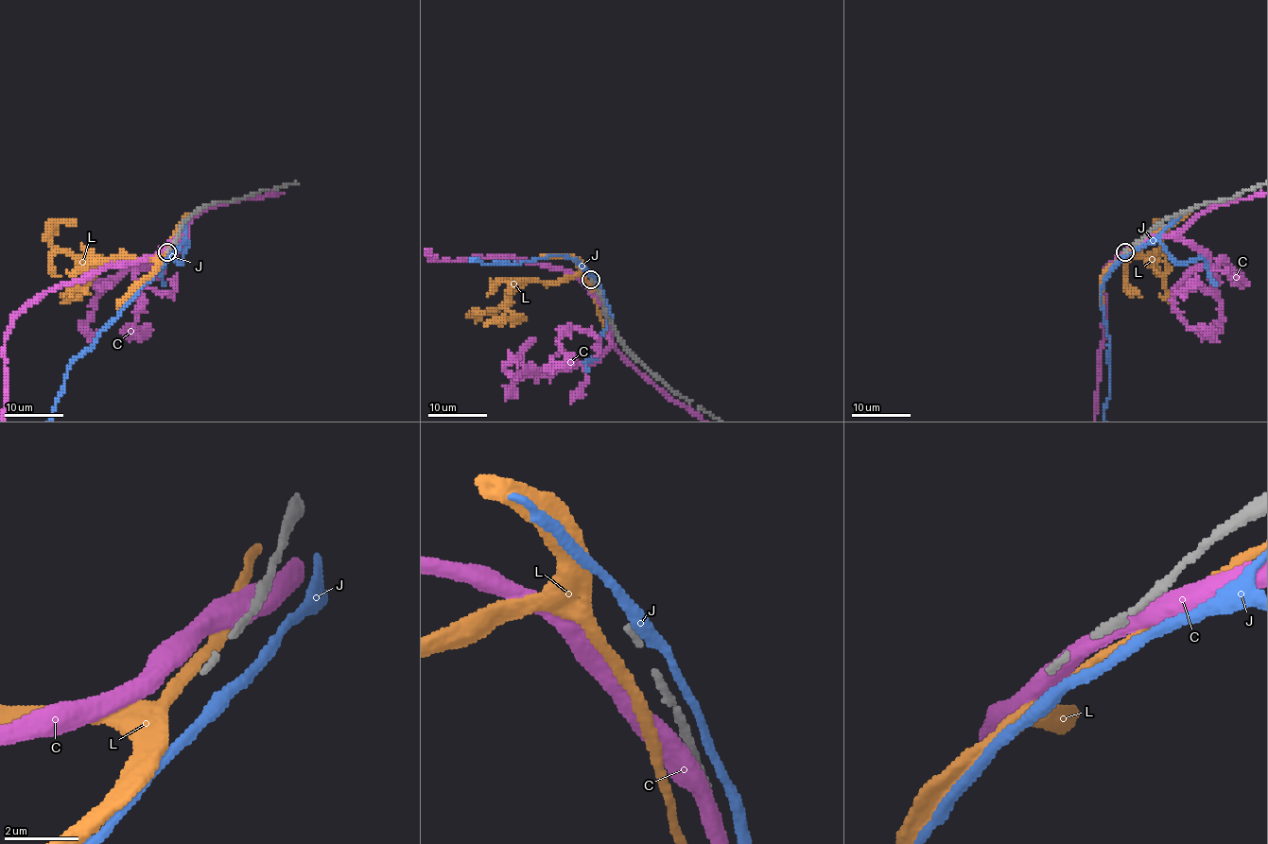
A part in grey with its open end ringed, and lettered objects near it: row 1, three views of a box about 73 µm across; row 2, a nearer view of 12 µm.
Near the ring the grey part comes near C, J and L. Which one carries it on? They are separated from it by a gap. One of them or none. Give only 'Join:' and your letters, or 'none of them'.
Join: none of them

